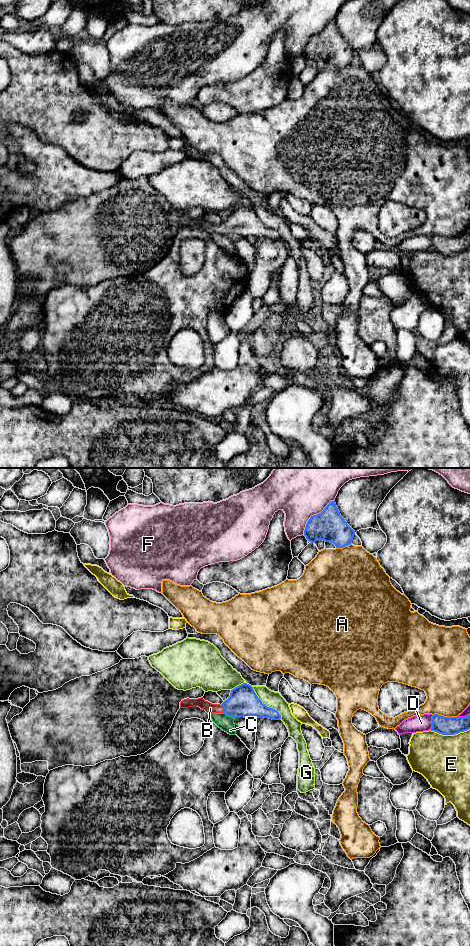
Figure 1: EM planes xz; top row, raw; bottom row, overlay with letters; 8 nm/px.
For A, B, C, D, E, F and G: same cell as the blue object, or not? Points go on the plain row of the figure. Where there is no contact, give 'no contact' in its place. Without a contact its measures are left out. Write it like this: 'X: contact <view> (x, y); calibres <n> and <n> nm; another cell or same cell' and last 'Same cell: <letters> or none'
A: contact xz (445, 237); calibres 140 and 360 nm; another cell
B: contact xz (223, 228); calibres 240 and 90 nm; same cell
C: contact xz (229, 235); calibres 240 and 120 nm; another cell
D: contact xz (432, 242); calibres 140 and 130 nm; another cell
E: contact xz (449, 254); calibres 140 and 420 nm; another cell
F: contact xz (313, 35); calibres 260 and 320 nm; another cell
G: contact xz (264, 224); calibres 240 and 130 nm; another cell
Same cell: B

